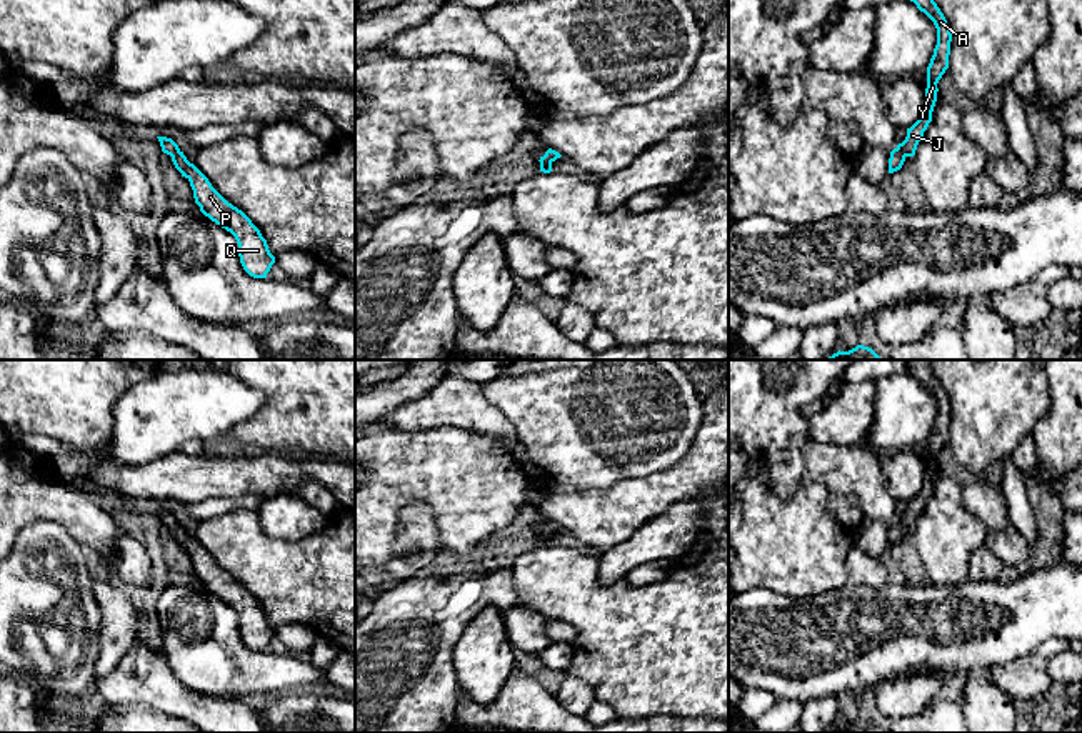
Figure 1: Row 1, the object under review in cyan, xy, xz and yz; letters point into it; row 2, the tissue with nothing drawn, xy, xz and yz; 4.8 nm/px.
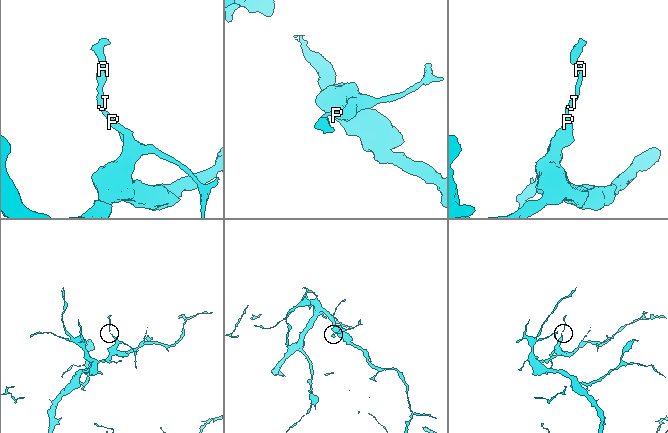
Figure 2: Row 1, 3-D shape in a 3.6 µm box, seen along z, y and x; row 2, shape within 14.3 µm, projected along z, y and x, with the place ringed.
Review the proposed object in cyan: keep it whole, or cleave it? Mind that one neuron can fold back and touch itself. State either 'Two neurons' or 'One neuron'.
One neuron

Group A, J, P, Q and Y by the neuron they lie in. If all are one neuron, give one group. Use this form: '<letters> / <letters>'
A J P Q Y

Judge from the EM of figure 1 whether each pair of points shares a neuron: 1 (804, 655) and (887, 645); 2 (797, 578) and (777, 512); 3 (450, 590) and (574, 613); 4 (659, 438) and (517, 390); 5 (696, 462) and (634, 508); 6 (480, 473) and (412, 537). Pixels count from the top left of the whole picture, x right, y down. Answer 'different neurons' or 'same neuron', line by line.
1: same neuron
2: same neuron
3: different neurons
4: same neuron
5: same neuron
6: different neurons

